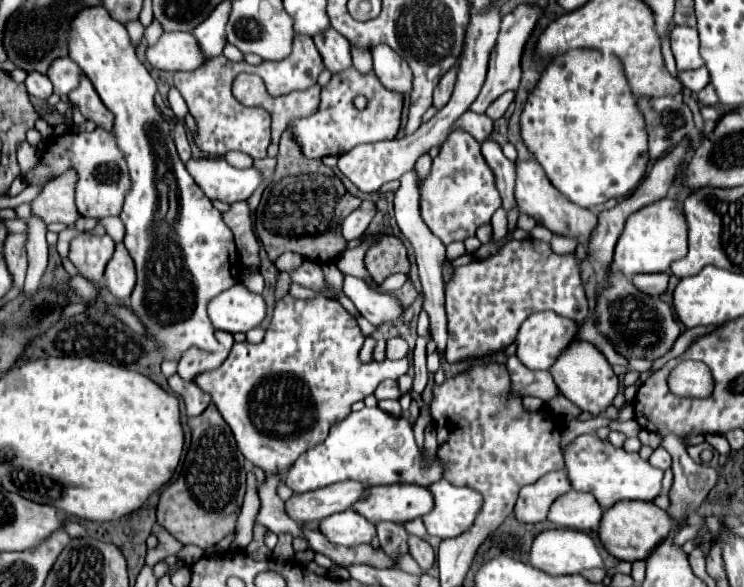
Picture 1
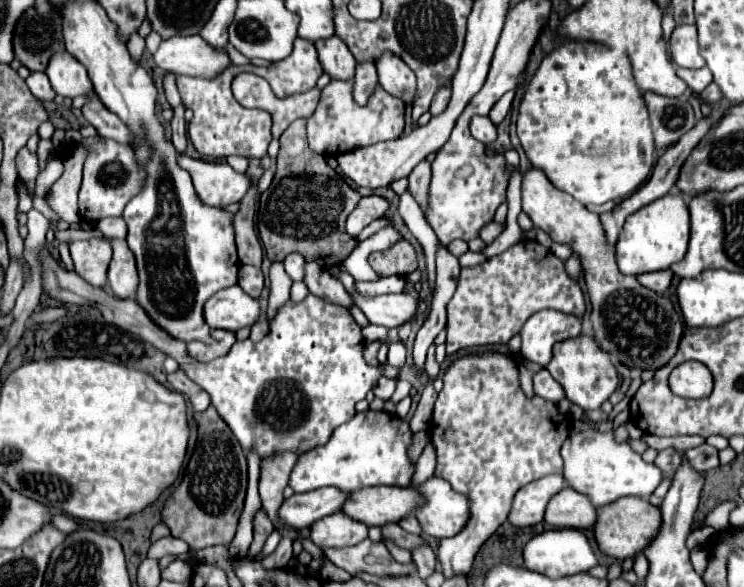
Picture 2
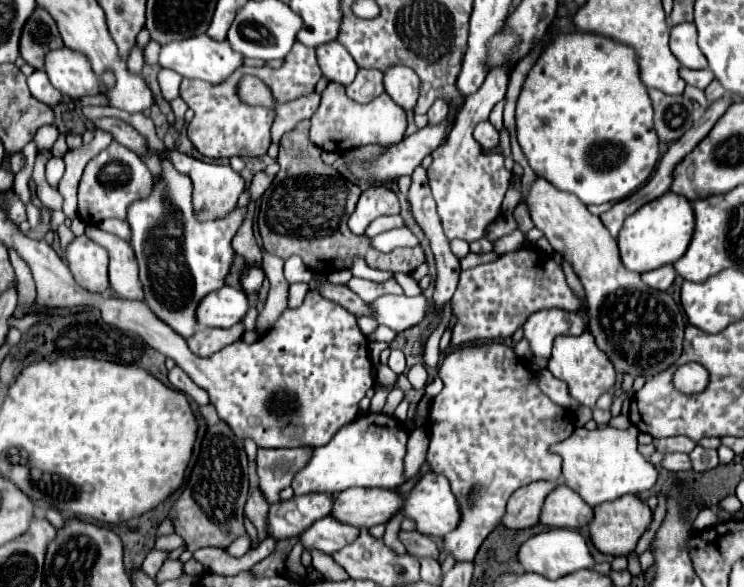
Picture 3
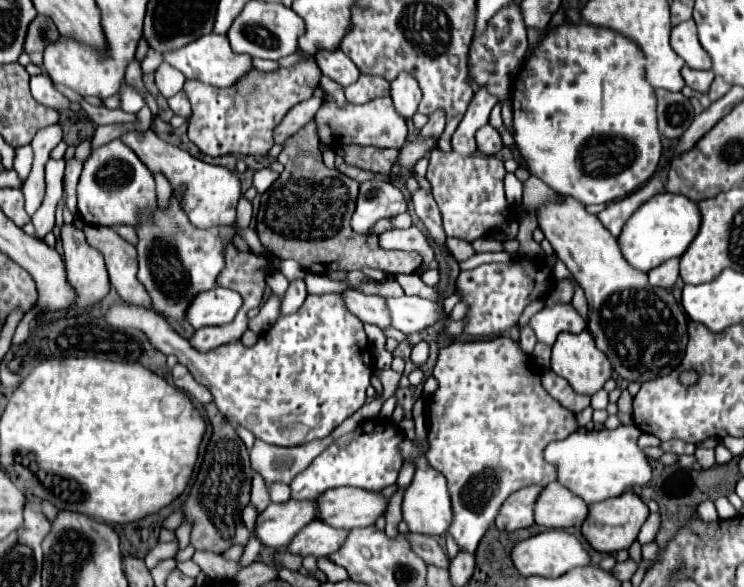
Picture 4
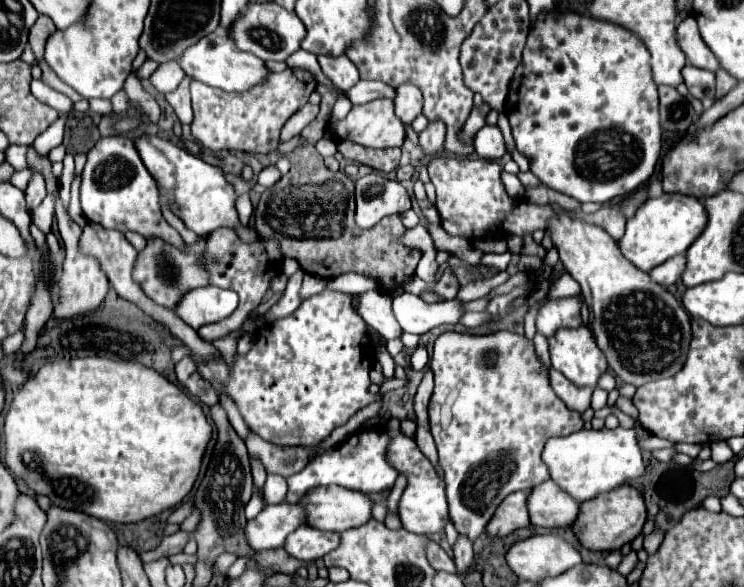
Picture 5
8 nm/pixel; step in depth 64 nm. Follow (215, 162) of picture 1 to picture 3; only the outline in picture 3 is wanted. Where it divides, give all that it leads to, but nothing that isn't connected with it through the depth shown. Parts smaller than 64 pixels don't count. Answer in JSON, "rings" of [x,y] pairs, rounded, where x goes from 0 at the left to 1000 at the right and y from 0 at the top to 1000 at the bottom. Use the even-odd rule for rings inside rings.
{"rings":[[[220,252],[215,262],[212,262],[215,273],[228,273],[231,283],[250,296],[255,307],[258,307],[258,317],[261,317],[261,327],[258,327],[258,351],[261,351],[261,365],[266,375],[293,375],[293,371],[301,371],[306,368],[315,354],[317,354],[317,344],[320,344],[320,334],[328,327],[328,307],[320,293],[315,293],[309,283],[298,283],[298,279],[280,279],[280,276],[272,276],[272,273],[263,273],[253,262],[245,262],[239,256],[226,256]]]}

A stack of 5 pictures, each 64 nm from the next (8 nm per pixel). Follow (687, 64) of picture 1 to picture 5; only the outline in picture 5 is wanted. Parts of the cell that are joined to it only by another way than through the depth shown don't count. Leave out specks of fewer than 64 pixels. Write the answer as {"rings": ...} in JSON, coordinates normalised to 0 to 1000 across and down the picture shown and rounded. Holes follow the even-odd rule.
{"rings":[[[925,27],[922,34],[917,34],[911,41],[911,55],[909,55],[909,68],[911,78],[917,82],[917,89],[922,92],[925,106],[935,116],[946,116],[954,123],[962,123],[968,116],[965,99],[957,92],[957,85],[946,75],[941,55],[938,55],[938,41],[933,27]]]}

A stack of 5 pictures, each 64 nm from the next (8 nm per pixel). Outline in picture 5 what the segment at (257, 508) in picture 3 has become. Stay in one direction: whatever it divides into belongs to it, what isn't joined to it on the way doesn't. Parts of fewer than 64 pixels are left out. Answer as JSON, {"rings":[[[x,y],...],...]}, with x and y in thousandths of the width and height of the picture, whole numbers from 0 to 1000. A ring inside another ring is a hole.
{"rings":[[[339,777],[339,807],[341,807],[341,828],[352,831],[358,818],[358,801],[355,801],[355,790],[344,777]]]}

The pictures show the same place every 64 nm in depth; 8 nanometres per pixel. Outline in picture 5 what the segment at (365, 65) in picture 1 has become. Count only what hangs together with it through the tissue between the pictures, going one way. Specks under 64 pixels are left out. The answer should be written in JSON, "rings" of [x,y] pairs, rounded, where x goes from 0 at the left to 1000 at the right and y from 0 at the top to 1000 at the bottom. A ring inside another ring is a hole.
{"rings":[[[484,136],[476,150],[468,153],[468,167],[473,177],[489,177],[505,167],[524,167],[530,170],[532,153],[527,147],[511,143],[511,140],[495,140],[495,136]]]}

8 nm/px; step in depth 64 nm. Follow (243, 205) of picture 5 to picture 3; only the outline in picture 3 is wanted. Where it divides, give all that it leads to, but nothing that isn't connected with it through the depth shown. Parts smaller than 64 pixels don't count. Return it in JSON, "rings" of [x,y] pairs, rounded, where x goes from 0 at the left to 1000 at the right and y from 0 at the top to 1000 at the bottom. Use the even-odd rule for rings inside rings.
{"rings":[[[218,276],[218,307],[207,313],[207,324],[199,337],[180,344],[172,354],[172,378],[177,388],[177,422],[183,429],[183,443],[188,453],[188,480],[194,487],[196,518],[220,545],[231,562],[237,562],[242,572],[255,576],[261,572],[269,555],[263,552],[263,518],[285,494],[301,487],[301,474],[306,470],[306,457],[312,453],[312,405],[320,395],[320,388],[328,378],[333,354],[317,354],[312,368],[304,368],[301,375],[288,378],[266,378],[258,368],[258,310],[250,307],[247,296],[237,293],[228,276]]]}

